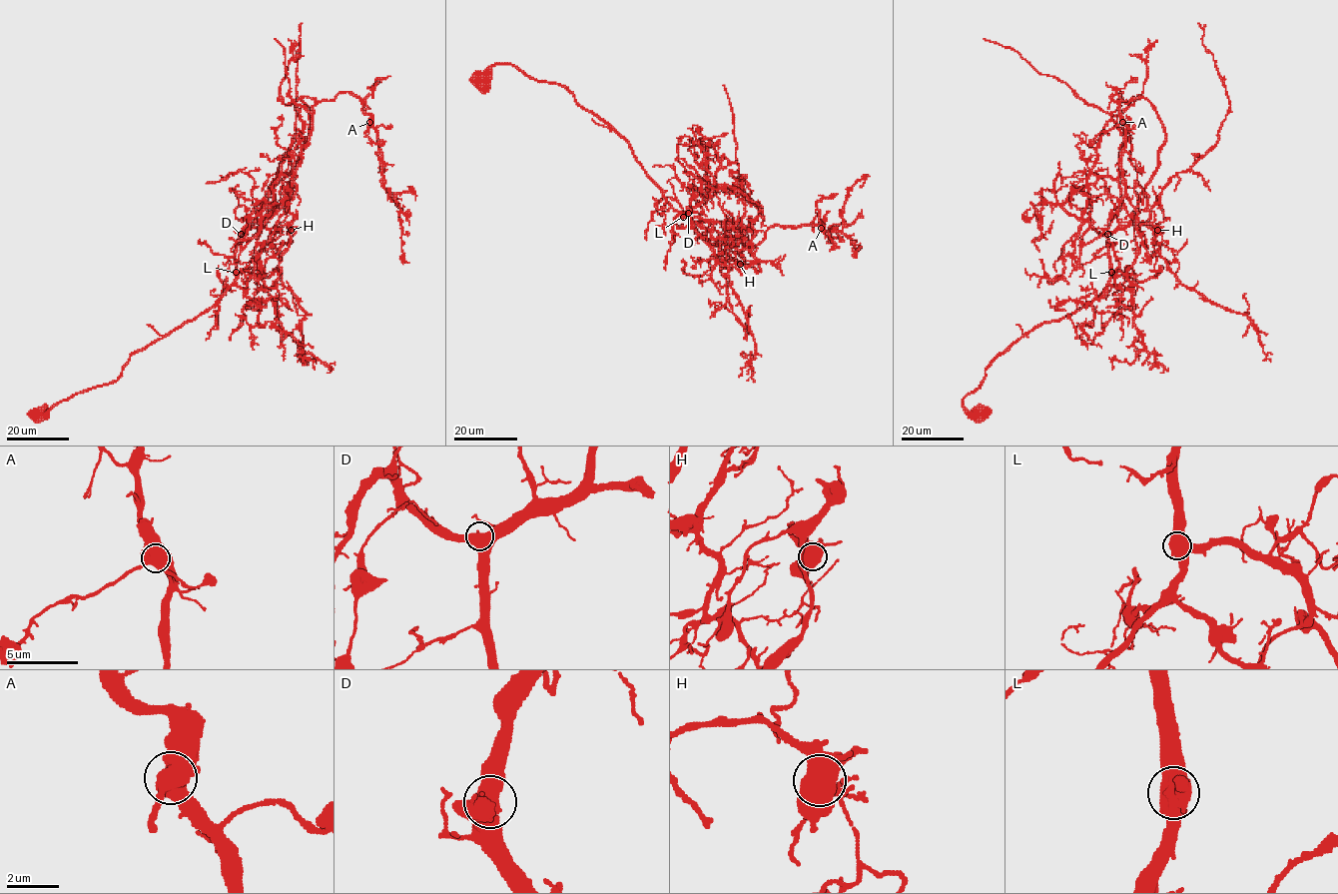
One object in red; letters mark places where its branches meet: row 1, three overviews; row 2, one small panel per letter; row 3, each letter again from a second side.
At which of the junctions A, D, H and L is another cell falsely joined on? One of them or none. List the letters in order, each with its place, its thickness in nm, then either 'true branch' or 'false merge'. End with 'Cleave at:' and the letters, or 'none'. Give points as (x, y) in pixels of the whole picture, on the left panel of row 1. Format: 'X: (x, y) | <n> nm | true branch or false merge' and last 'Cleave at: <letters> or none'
A: (369, 122) | 700 nm | true branch
D: (241, 234) | 550 nm | true branch
H: (291, 230) | 600 nm | true branch
L: (236, 272) | 650 nm | true branch
Cleave at: none

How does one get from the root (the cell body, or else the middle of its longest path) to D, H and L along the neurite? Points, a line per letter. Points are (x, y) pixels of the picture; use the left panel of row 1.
D: (38, 413), (44, 417), (76, 394), (114, 383), (133, 354), (213, 307), (237, 278), (236, 246), (241, 234)
H: (38, 413), (114, 383), (213, 307), (252, 222), (258, 266), (286, 208), (291, 230)
L: (38, 413), (44, 417), (53, 407), (76, 394), (114, 383), (133, 354), (213, 307), (237, 278), (236, 272)

